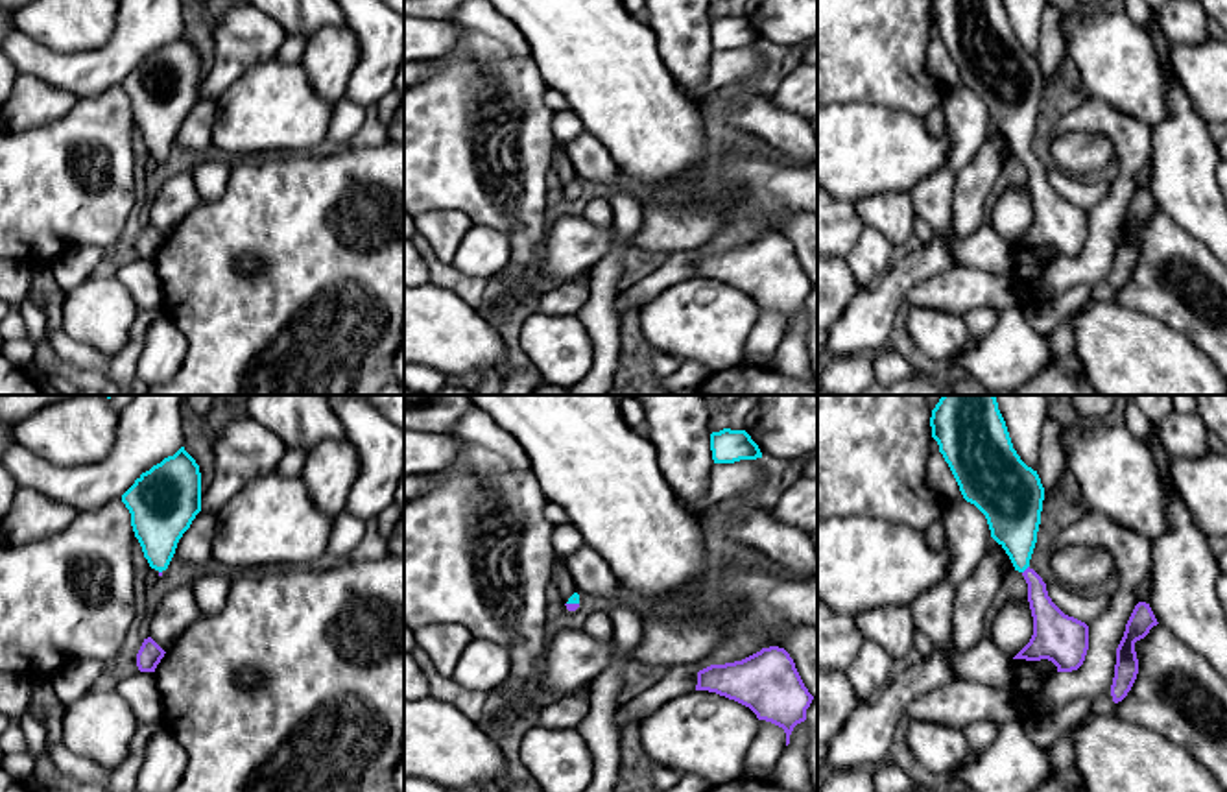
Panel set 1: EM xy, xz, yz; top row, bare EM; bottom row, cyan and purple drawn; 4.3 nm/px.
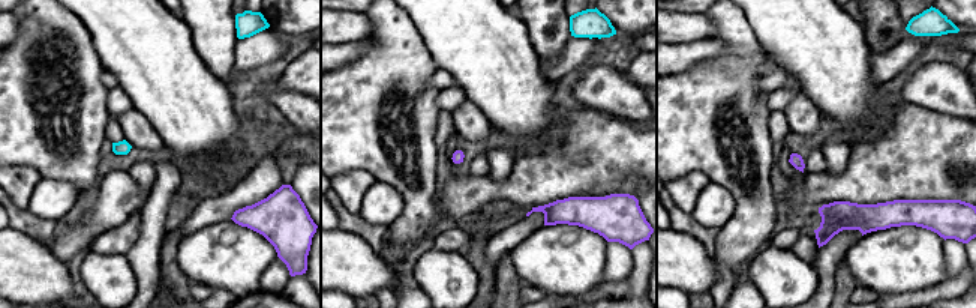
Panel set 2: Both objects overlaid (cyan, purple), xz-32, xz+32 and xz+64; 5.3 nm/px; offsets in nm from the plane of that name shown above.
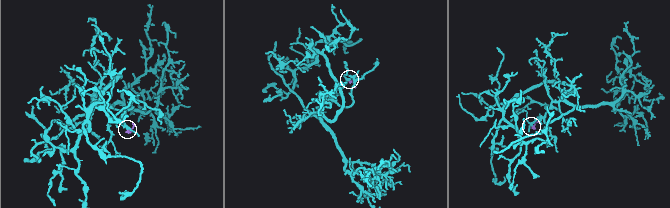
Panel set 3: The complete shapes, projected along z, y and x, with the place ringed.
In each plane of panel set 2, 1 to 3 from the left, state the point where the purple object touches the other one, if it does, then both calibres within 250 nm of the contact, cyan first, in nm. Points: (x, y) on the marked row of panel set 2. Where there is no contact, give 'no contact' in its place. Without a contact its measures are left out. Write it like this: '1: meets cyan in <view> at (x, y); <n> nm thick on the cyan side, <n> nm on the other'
1: no contact
2: no contact
3: no contact

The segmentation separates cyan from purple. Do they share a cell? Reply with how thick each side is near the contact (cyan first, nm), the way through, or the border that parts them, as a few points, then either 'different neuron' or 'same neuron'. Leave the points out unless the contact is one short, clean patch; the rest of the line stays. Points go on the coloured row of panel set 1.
240/140 nm | across yz (1013, 512), (1026, 567), (1048, 619) | same neuron

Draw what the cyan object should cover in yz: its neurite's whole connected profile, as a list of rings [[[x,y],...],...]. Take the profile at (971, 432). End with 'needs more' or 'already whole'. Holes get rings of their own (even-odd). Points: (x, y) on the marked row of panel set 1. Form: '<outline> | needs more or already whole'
[[[943,395],[930,426],[963,498],[985,515],[991,537],[1028,583],[1033,635],[1013,659],[1048,659],[1057,672],[1078,670],[1089,650],[1089,626],[1065,615],[1030,567],[1044,487],[1013,449],[996,397]]] | needs more

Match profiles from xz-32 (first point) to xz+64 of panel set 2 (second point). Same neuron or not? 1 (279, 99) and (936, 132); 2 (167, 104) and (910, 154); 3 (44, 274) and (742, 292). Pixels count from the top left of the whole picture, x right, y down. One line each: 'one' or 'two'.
1: two
2: two
3: two

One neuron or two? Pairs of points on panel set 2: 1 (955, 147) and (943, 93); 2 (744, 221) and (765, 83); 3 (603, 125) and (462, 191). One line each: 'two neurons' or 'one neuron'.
1: two neurons
2: two neurons
3: one neuron

